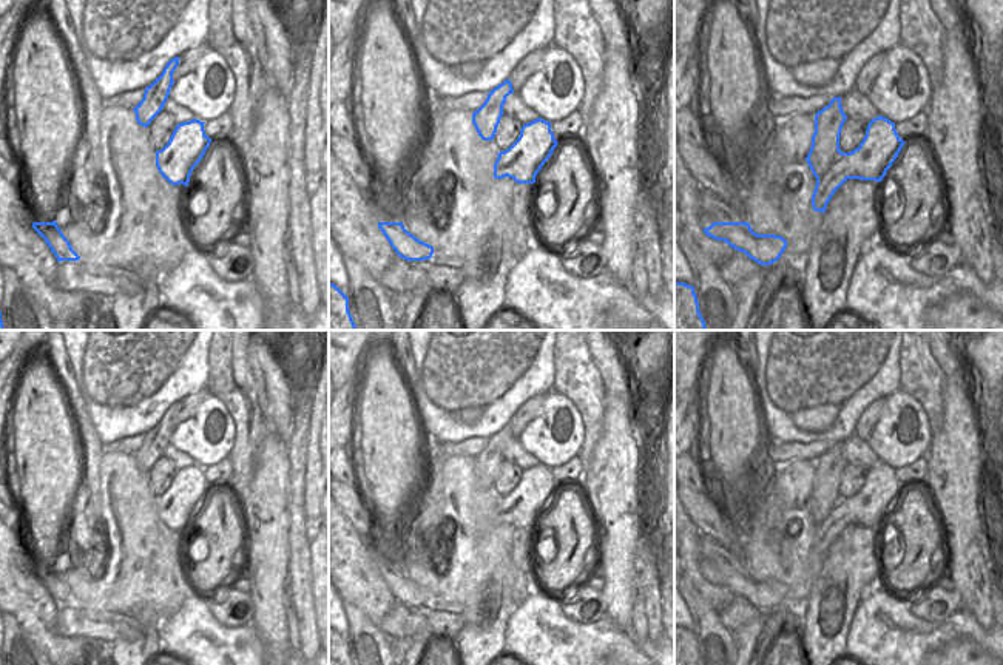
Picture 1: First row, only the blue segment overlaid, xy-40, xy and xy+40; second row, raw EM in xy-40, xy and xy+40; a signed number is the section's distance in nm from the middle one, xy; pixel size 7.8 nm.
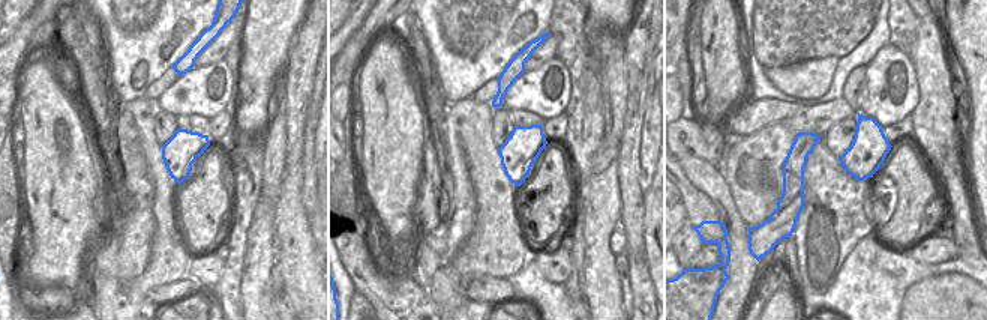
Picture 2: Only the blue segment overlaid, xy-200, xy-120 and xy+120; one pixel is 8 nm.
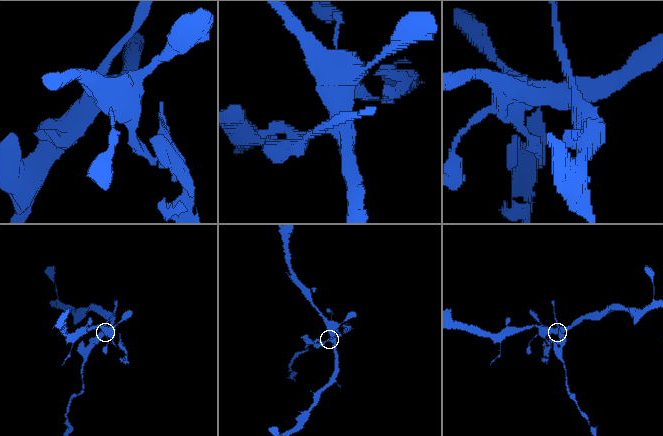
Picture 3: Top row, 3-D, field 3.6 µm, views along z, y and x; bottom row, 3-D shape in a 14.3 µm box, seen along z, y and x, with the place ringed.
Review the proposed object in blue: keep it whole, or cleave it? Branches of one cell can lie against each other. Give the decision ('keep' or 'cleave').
cleave

